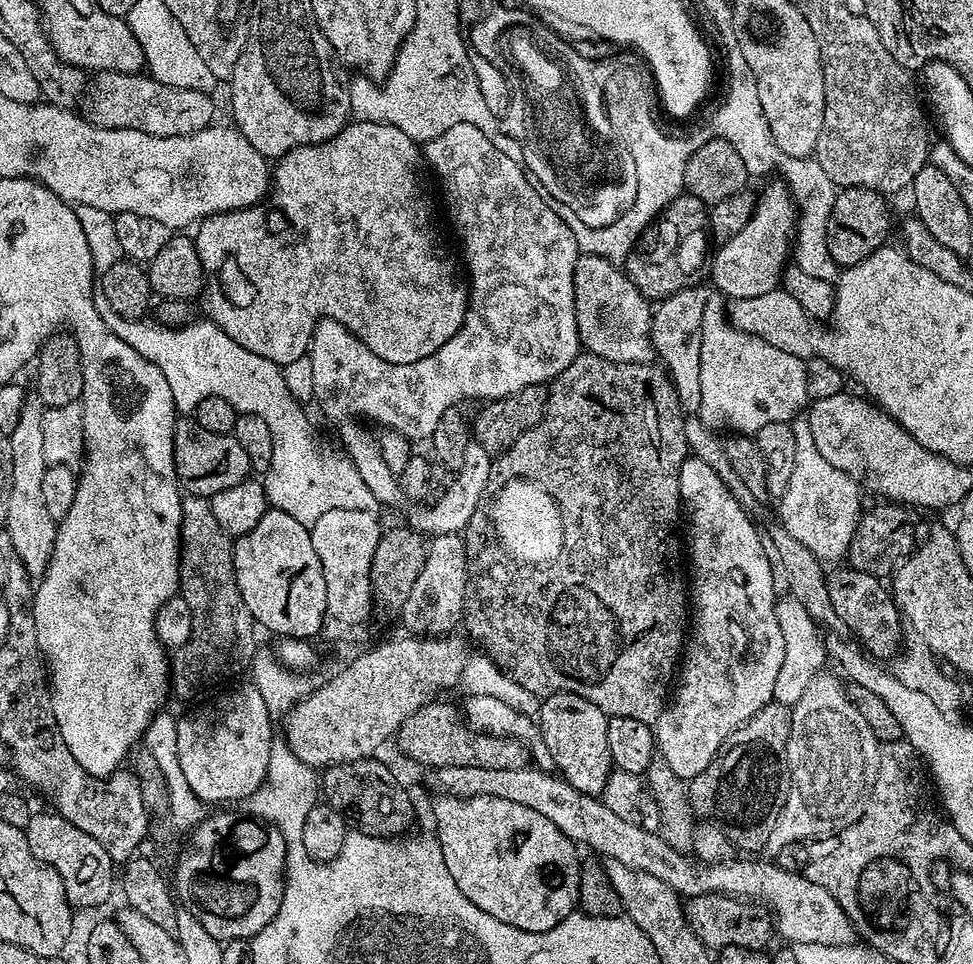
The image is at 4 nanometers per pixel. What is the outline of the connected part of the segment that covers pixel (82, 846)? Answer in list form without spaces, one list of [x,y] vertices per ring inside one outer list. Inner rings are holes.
[[[55,810],[33,811],[30,822],[24,827],[24,837],[30,846],[30,854],[49,868],[55,870],[64,883],[64,893],[73,909],[96,908],[112,896],[112,871],[114,865],[110,854],[102,850],[99,842],[94,842],[86,830],[78,830],[74,822],[66,822]]]

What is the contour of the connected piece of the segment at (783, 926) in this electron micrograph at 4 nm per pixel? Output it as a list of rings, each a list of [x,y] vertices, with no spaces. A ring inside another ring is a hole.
[[[446,766],[431,773],[437,793],[462,798],[506,798],[510,802],[518,802],[518,806],[530,806],[530,810],[538,810],[542,818],[550,818],[550,822],[554,822],[554,826],[558,826],[558,830],[562,830],[562,834],[569,836],[577,845],[585,844],[597,852],[593,852],[597,857],[622,862],[622,866],[630,866],[630,870],[642,870],[659,881],[666,882],[666,886],[673,888],[681,898],[717,892],[722,896],[735,896],[738,900],[755,902],[767,909],[778,936],[780,932],[781,938],[789,945],[842,946],[857,939],[856,930],[842,906],[838,906],[836,899],[825,888],[810,882],[799,871],[781,868],[776,862],[767,864],[764,860],[756,860],[760,858],[737,858],[729,864],[702,864],[699,860],[674,850],[674,846],[666,846],[659,832],[636,820],[618,818],[618,814],[604,805],[603,799],[582,794],[559,775],[551,775],[547,776],[544,770],[536,766],[514,770]]]

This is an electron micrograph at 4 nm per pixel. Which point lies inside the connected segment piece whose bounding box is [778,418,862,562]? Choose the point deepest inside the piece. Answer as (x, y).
(821, 506)

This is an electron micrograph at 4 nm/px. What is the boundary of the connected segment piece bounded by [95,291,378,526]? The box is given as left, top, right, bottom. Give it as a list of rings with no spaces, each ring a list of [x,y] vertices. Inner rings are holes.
[[[97,291],[95,298],[96,309],[102,322],[106,322],[106,326],[110,326],[110,330],[114,330],[114,334],[118,334],[118,338],[122,338],[122,342],[126,342],[126,346],[134,346],[134,350],[138,350],[138,354],[142,354],[142,358],[154,362],[154,366],[158,366],[158,370],[162,370],[162,374],[166,374],[166,382],[170,384],[170,394],[174,398],[177,413],[195,413],[198,402],[202,402],[202,398],[217,396],[226,398],[226,402],[230,402],[230,406],[234,406],[237,414],[242,412],[258,414],[258,418],[266,421],[266,426],[270,426],[270,438],[274,438],[274,458],[270,458],[268,471],[262,476],[269,505],[281,508],[283,512],[290,514],[290,518],[309,526],[318,518],[322,518],[322,514],[326,514],[326,510],[372,512],[377,507],[378,503],[374,494],[359,477],[358,470],[352,465],[352,461],[343,455],[340,457],[335,456],[332,452],[327,452],[316,441],[316,432],[312,429],[312,424],[308,421],[303,406],[296,401],[296,396],[292,393],[287,378],[280,373],[283,372],[281,365],[238,346],[238,342],[234,342],[234,338],[230,338],[214,323],[192,324],[193,322],[188,322],[183,326],[161,326],[159,323],[156,323],[157,325],[147,324],[147,319],[144,318],[127,320],[112,309],[110,302],[106,302],[106,294]]]

